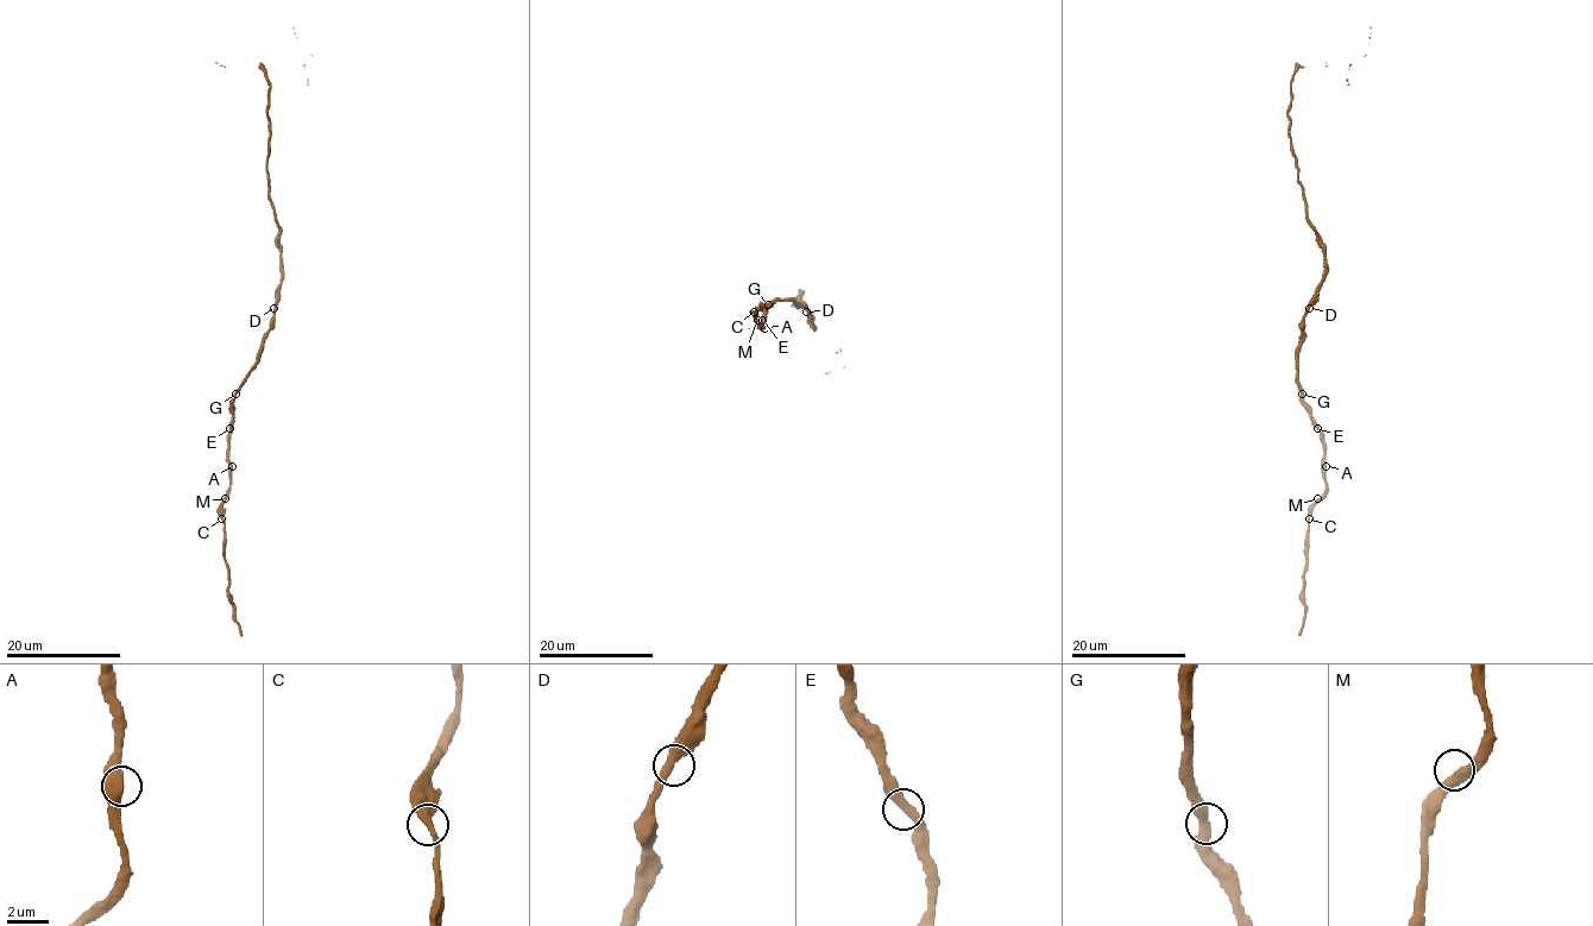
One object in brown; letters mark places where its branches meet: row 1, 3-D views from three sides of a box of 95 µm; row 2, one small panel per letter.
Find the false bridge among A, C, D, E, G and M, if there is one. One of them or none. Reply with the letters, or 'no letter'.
no letter

